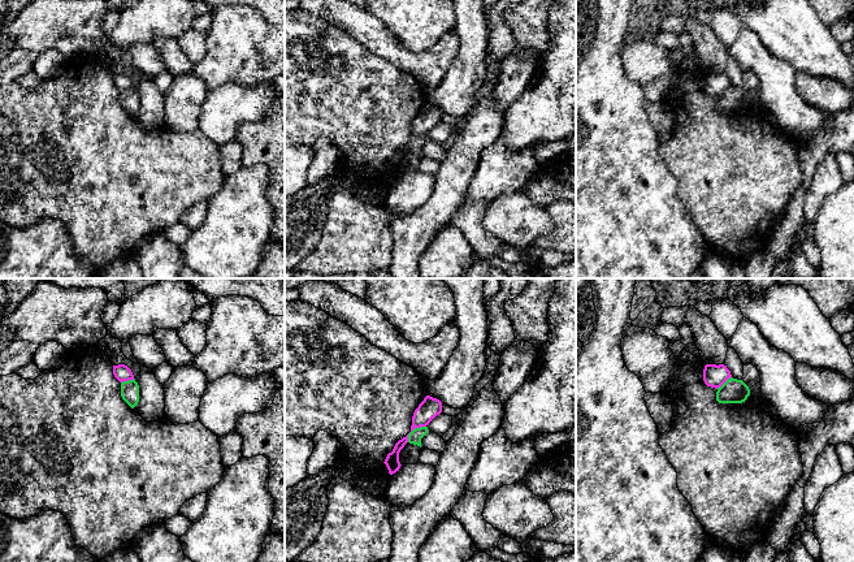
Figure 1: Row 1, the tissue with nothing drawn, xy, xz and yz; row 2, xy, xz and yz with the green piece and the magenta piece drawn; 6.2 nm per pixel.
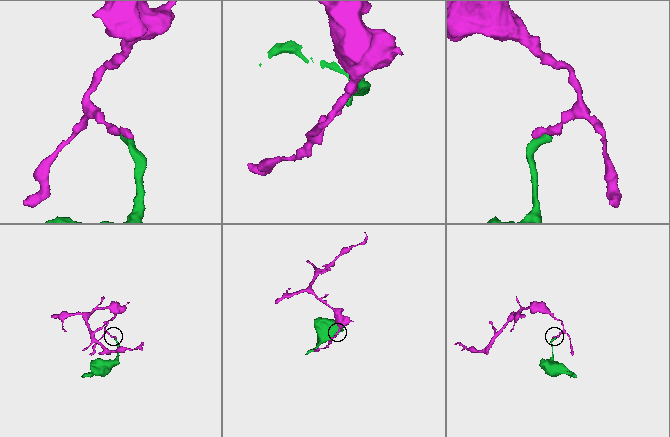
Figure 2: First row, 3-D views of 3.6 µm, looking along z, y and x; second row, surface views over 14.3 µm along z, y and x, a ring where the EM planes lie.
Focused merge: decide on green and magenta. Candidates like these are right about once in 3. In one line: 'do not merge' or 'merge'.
do not merge

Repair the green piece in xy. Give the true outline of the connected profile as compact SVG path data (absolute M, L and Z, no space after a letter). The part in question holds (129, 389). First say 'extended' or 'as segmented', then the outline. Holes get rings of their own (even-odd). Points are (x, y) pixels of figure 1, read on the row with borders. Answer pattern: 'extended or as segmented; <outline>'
as segmented; M134 380L121 382L121 397L122 399L134 408L139 402L139 385Z

